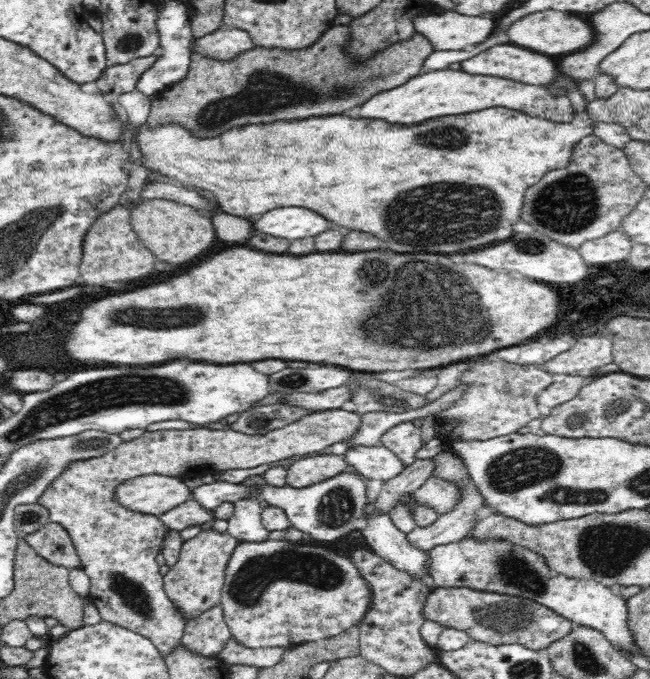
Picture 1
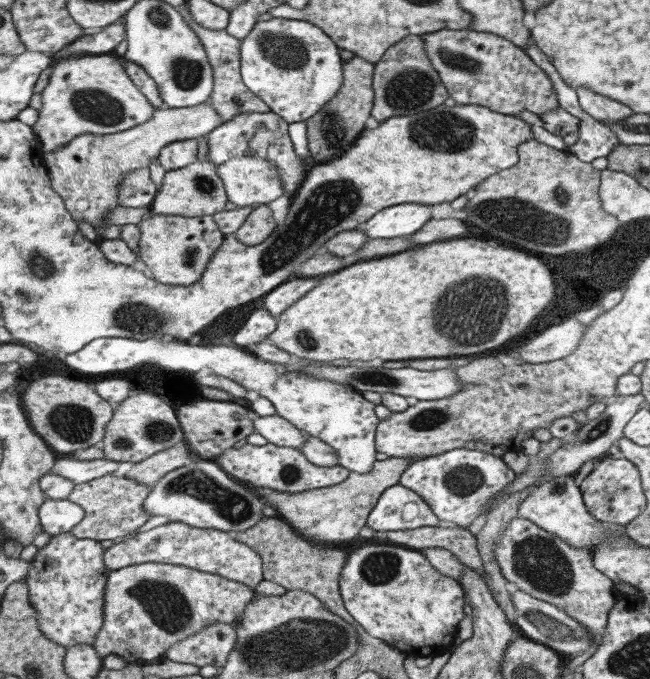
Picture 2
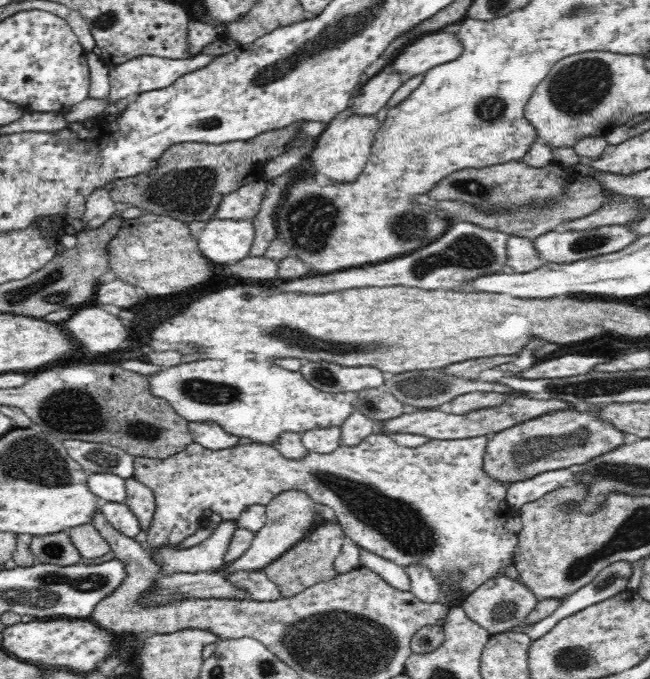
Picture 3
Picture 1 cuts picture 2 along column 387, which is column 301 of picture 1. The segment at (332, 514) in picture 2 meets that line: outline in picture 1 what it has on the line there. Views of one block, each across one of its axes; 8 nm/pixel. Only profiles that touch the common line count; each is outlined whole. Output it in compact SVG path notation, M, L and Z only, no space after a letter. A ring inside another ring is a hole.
M317 453L304 456L288 464L289 486L308 488L312 484L318 484L322 480L340 475L340 472L348 470L348 466L349 463L345 460L345 456L340 456L340 454Z

